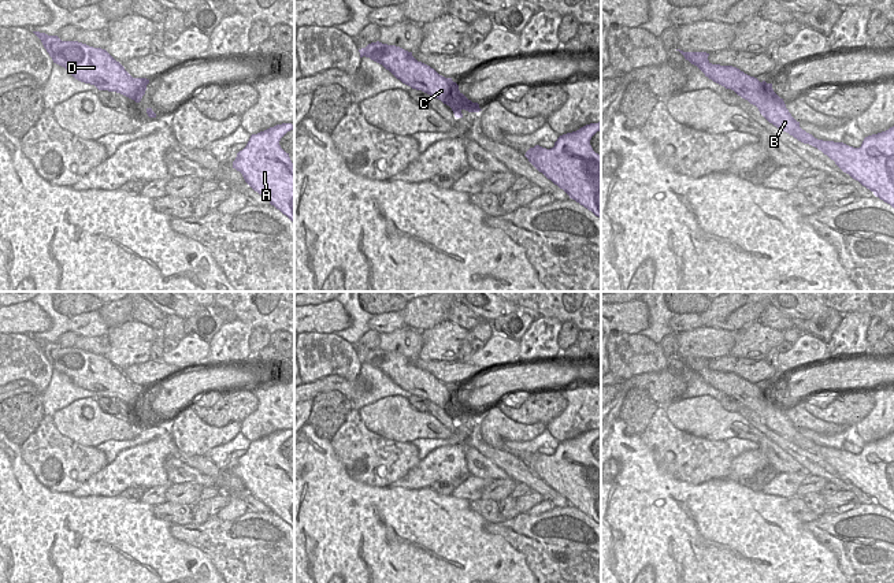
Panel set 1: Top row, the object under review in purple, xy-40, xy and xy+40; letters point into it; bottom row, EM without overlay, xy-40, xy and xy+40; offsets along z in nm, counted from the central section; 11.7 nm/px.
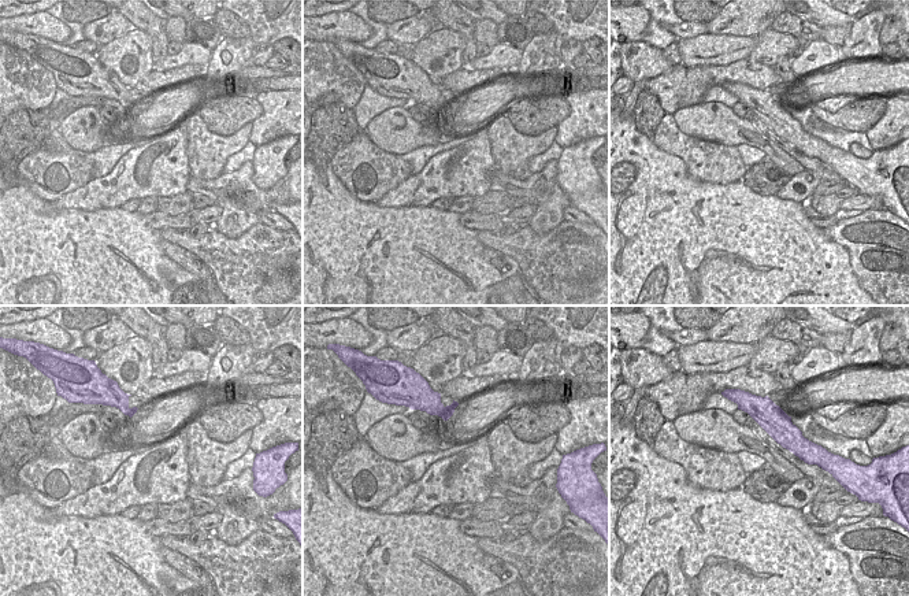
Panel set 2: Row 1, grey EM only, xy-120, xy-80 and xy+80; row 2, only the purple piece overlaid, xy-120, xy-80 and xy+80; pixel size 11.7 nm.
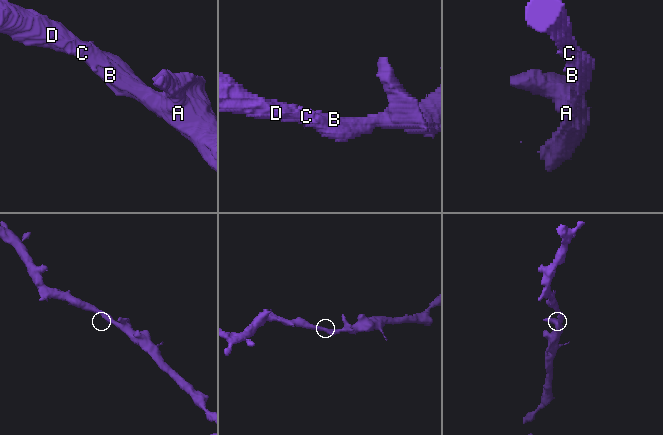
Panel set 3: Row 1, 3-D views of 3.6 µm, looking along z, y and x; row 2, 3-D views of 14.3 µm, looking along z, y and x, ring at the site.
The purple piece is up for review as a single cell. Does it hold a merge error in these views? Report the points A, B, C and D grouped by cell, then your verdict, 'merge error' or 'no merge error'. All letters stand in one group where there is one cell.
A B C D; no merge error

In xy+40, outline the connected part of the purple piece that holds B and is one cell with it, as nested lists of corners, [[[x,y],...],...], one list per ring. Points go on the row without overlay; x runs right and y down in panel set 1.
[[[676,357],[697,372],[705,383],[726,396],[734,397],[738,402],[756,412],[769,430],[798,448],[821,457],[843,479],[894,515],[894,432],[886,438],[865,443],[860,454],[843,449],[817,446],[800,434],[800,428],[791,423],[783,405],[774,398],[772,390],[760,389],[732,372],[712,371],[706,359]]]

